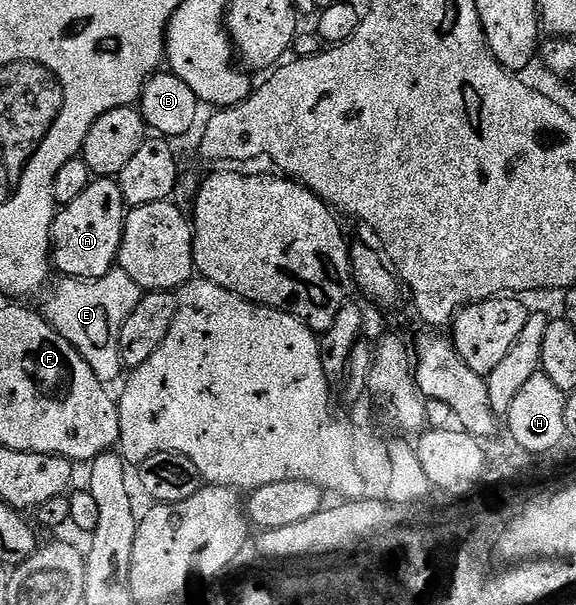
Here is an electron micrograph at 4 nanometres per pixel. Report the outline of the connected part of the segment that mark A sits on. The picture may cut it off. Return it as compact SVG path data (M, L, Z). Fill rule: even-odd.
M100 177L72 203L61 206L55 212L54 226L50 232L50 260L62 277L100 279L115 268L122 232L126 226L128 206L117 180Z

